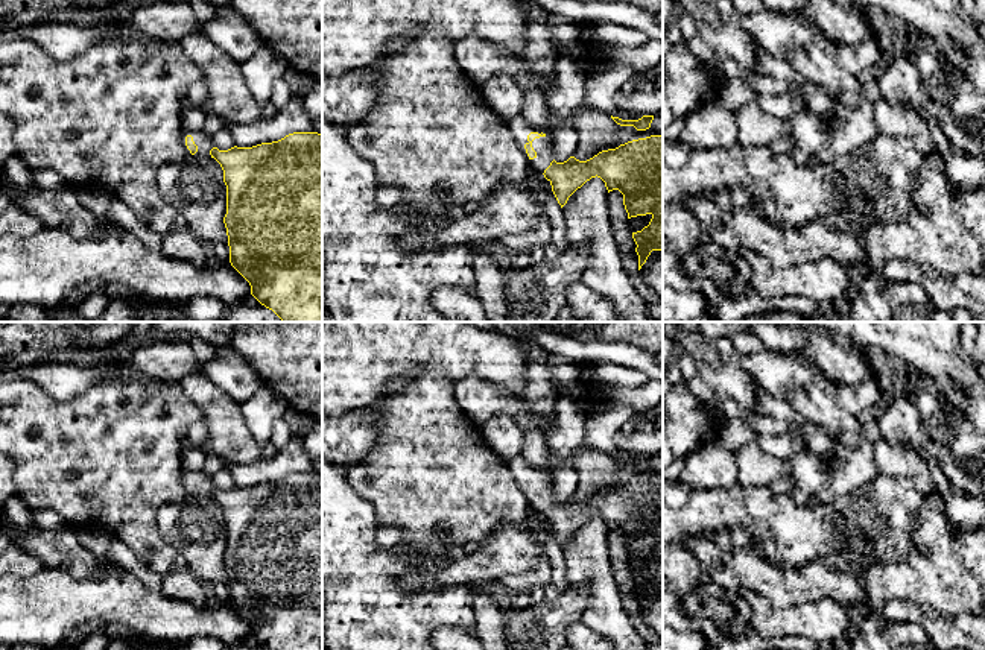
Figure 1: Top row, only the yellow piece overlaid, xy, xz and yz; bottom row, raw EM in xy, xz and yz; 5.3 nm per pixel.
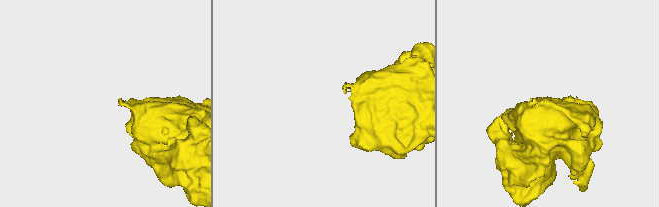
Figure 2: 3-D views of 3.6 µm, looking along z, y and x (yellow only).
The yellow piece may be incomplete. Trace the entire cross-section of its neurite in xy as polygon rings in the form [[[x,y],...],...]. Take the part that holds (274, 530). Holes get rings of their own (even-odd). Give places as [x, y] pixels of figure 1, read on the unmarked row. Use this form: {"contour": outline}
{"contour": [[[182,469],[187,497],[211,497],[223,510],[230,603],[249,623],[251,635],[269,650],[322,650],[322,475],[293,472],[272,483],[219,491],[202,471]]]}

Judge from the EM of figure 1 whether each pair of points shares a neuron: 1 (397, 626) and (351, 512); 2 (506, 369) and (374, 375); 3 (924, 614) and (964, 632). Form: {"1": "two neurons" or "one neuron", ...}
{"1": "one neuron", "2": "one neuron", "3": "one neuron"}

